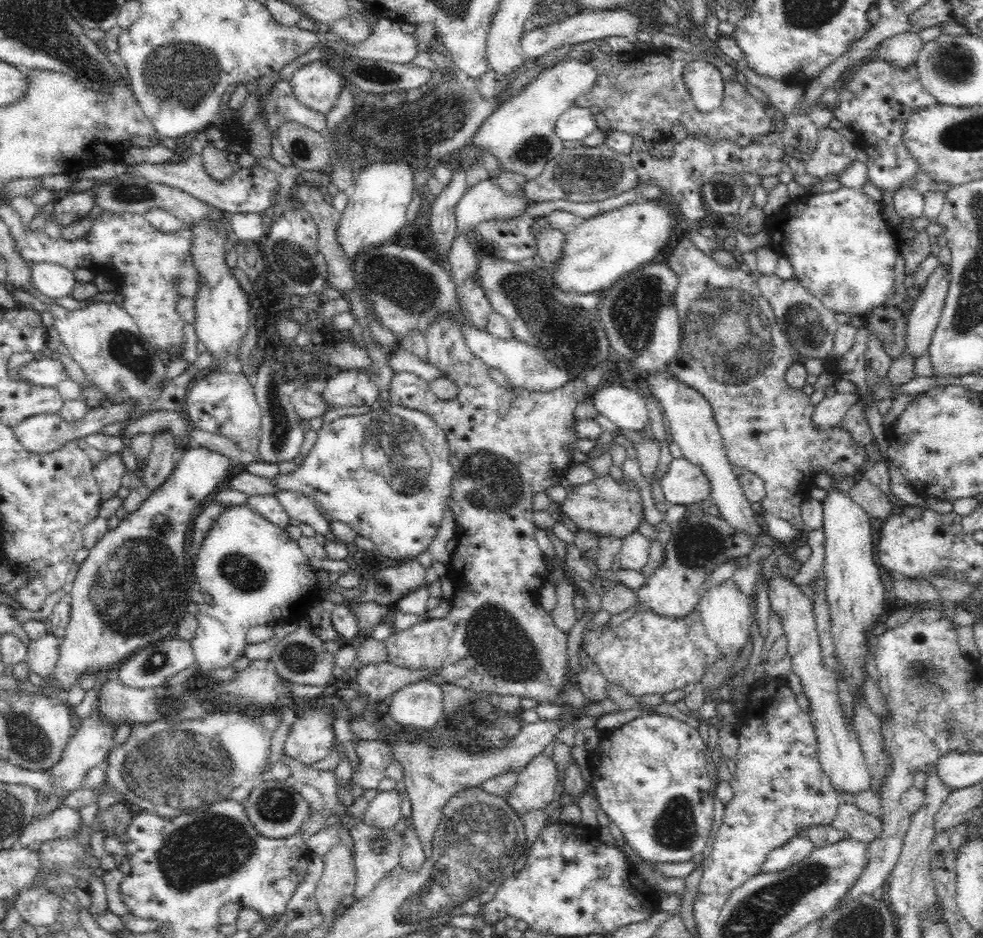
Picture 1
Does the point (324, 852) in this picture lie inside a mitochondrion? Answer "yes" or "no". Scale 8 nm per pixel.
no

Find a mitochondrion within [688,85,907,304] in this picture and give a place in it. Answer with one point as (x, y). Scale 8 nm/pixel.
(723, 193)

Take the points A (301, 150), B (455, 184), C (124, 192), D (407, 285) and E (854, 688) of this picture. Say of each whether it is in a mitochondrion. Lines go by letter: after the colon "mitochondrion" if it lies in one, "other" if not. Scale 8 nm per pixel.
A: mitochondrion
B: other
C: mitochondrion
D: mitochondrion
E: other

